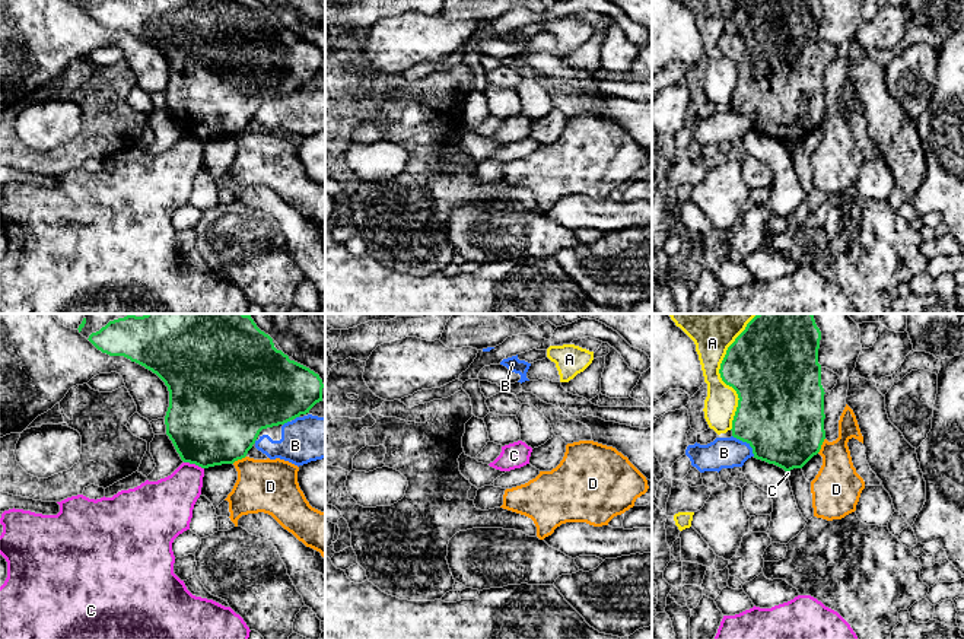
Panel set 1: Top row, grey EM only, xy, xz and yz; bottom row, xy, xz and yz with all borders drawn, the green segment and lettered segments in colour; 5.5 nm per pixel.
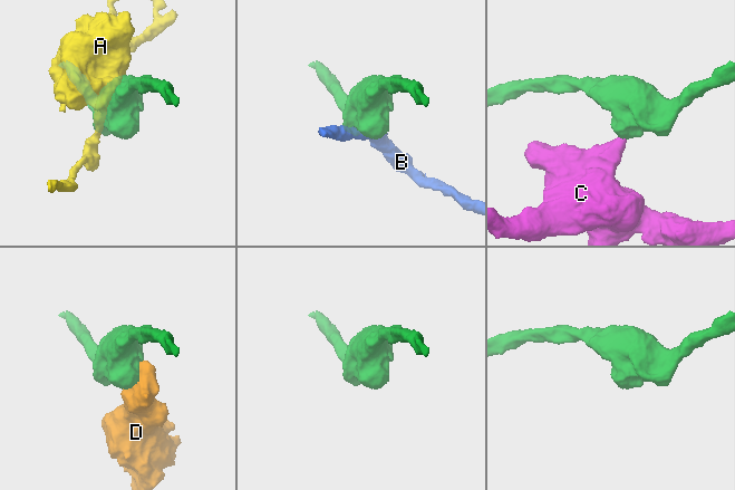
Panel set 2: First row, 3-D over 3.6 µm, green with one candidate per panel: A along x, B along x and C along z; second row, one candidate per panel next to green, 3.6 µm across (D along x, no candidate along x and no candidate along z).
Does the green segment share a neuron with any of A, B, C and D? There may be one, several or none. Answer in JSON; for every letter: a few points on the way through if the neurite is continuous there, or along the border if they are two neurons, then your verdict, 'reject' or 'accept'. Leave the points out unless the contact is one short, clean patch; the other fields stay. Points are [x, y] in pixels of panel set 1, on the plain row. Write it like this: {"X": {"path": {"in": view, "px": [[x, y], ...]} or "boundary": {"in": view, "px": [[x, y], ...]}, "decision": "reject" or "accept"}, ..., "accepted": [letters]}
{"A": {"decision": "reject"}, "B": {"decision": "reject"}, "C": {"boundary": {"in": "xy", "px": [[184, 134], [194, 136], [203, 142]]}, "decision": "reject"}, "D": {"decision": "reject"}, "accepted": []}

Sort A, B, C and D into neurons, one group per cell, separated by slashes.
A / B / C / D

